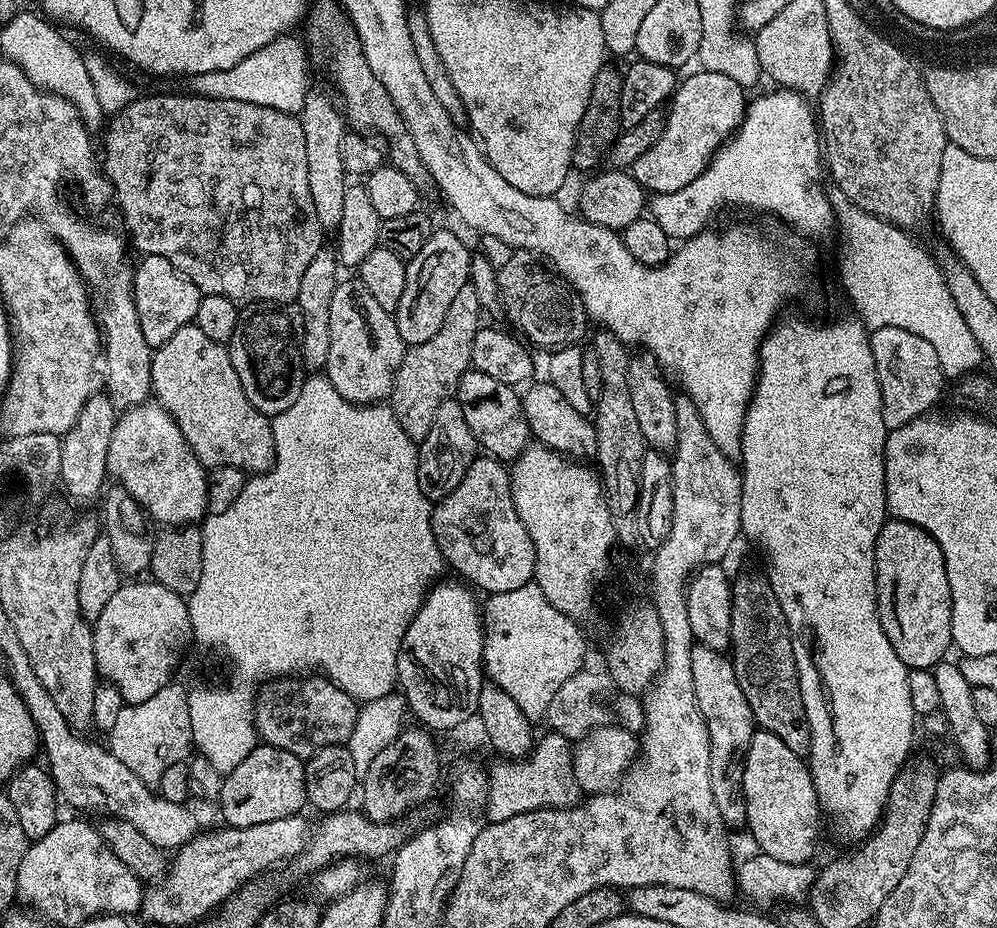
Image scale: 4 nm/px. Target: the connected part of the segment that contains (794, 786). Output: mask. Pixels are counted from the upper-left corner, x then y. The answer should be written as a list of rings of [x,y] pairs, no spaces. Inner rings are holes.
[[[758,730],[752,735],[744,759],[742,794],[746,802],[747,831],[752,831],[760,847],[757,849],[763,855],[791,864],[806,864],[813,859],[822,809],[805,757],[794,754],[782,738]]]

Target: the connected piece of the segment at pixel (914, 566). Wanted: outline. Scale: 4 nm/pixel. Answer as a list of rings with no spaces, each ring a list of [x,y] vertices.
[[[895,518],[885,519],[882,530],[878,534],[878,542],[876,543],[876,612],[880,616],[880,625],[886,634],[886,638],[890,638],[890,646],[894,646],[894,654],[898,654],[898,658],[902,658],[902,662],[908,669],[910,668],[931,668],[935,669],[936,665],[945,659],[944,656],[953,647],[952,642],[952,599],[950,598],[950,586],[946,578],[946,562],[942,550],[938,546],[938,542],[929,532],[922,530],[917,524],[912,524],[908,520],[897,520]]]

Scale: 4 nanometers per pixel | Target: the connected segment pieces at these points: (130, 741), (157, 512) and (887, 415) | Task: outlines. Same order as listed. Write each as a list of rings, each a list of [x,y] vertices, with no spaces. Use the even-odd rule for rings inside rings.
[[[173,682],[162,686],[162,690],[158,690],[154,698],[146,698],[146,702],[125,704],[122,714],[118,714],[114,726],[106,734],[106,744],[114,758],[134,770],[144,784],[159,785],[166,769],[179,760],[187,761],[193,751],[188,693],[187,687]]]
[[[145,402],[119,413],[110,434],[108,476],[136,499],[155,523],[164,524],[160,526],[192,526],[208,512],[208,472],[159,402]]]
[[[884,326],[870,332],[868,341],[874,354],[874,370],[882,390],[882,418],[889,430],[906,426],[919,416],[927,416],[940,400],[940,387],[946,383],[934,346],[925,338],[897,326]]]

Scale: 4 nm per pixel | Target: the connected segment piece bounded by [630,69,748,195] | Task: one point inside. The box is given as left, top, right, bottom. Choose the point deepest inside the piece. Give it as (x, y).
(707, 107)

